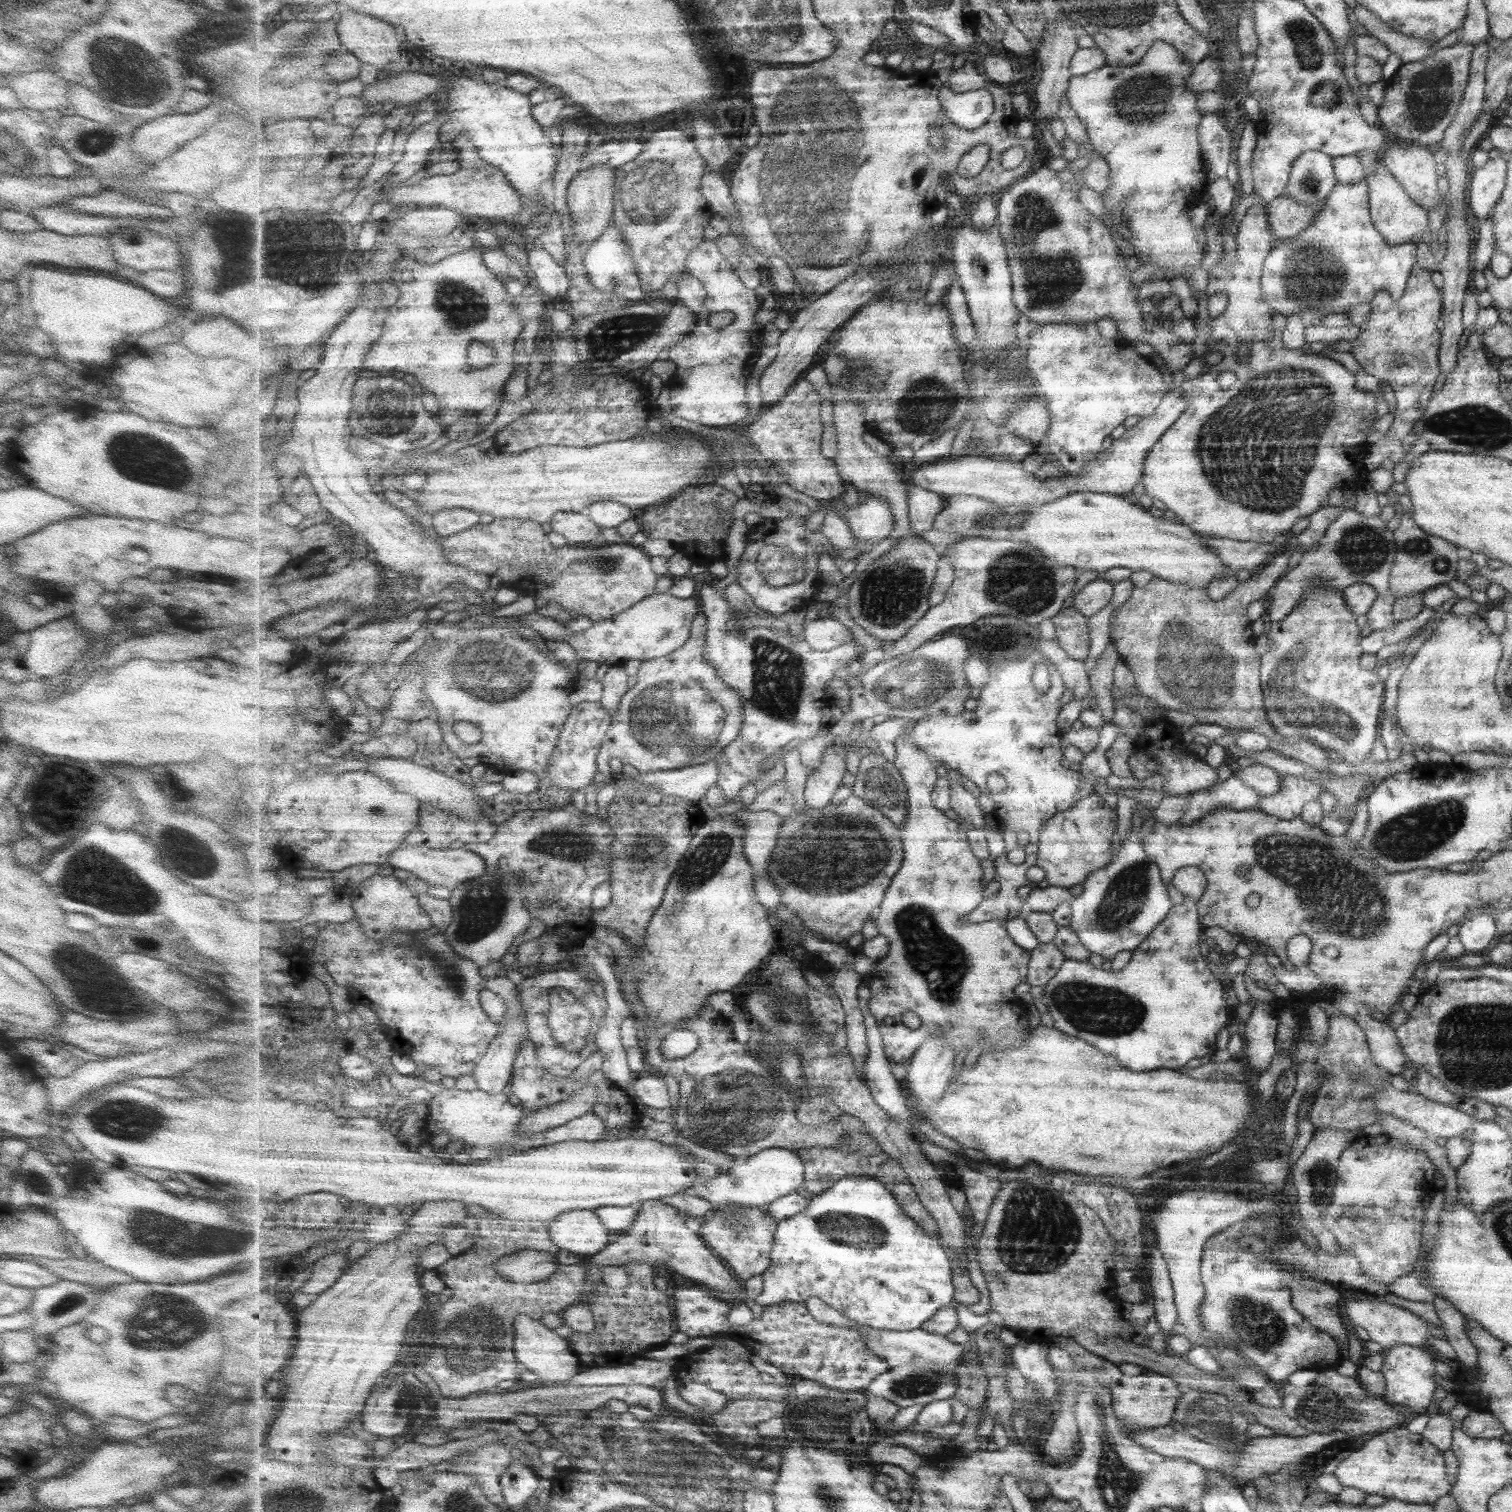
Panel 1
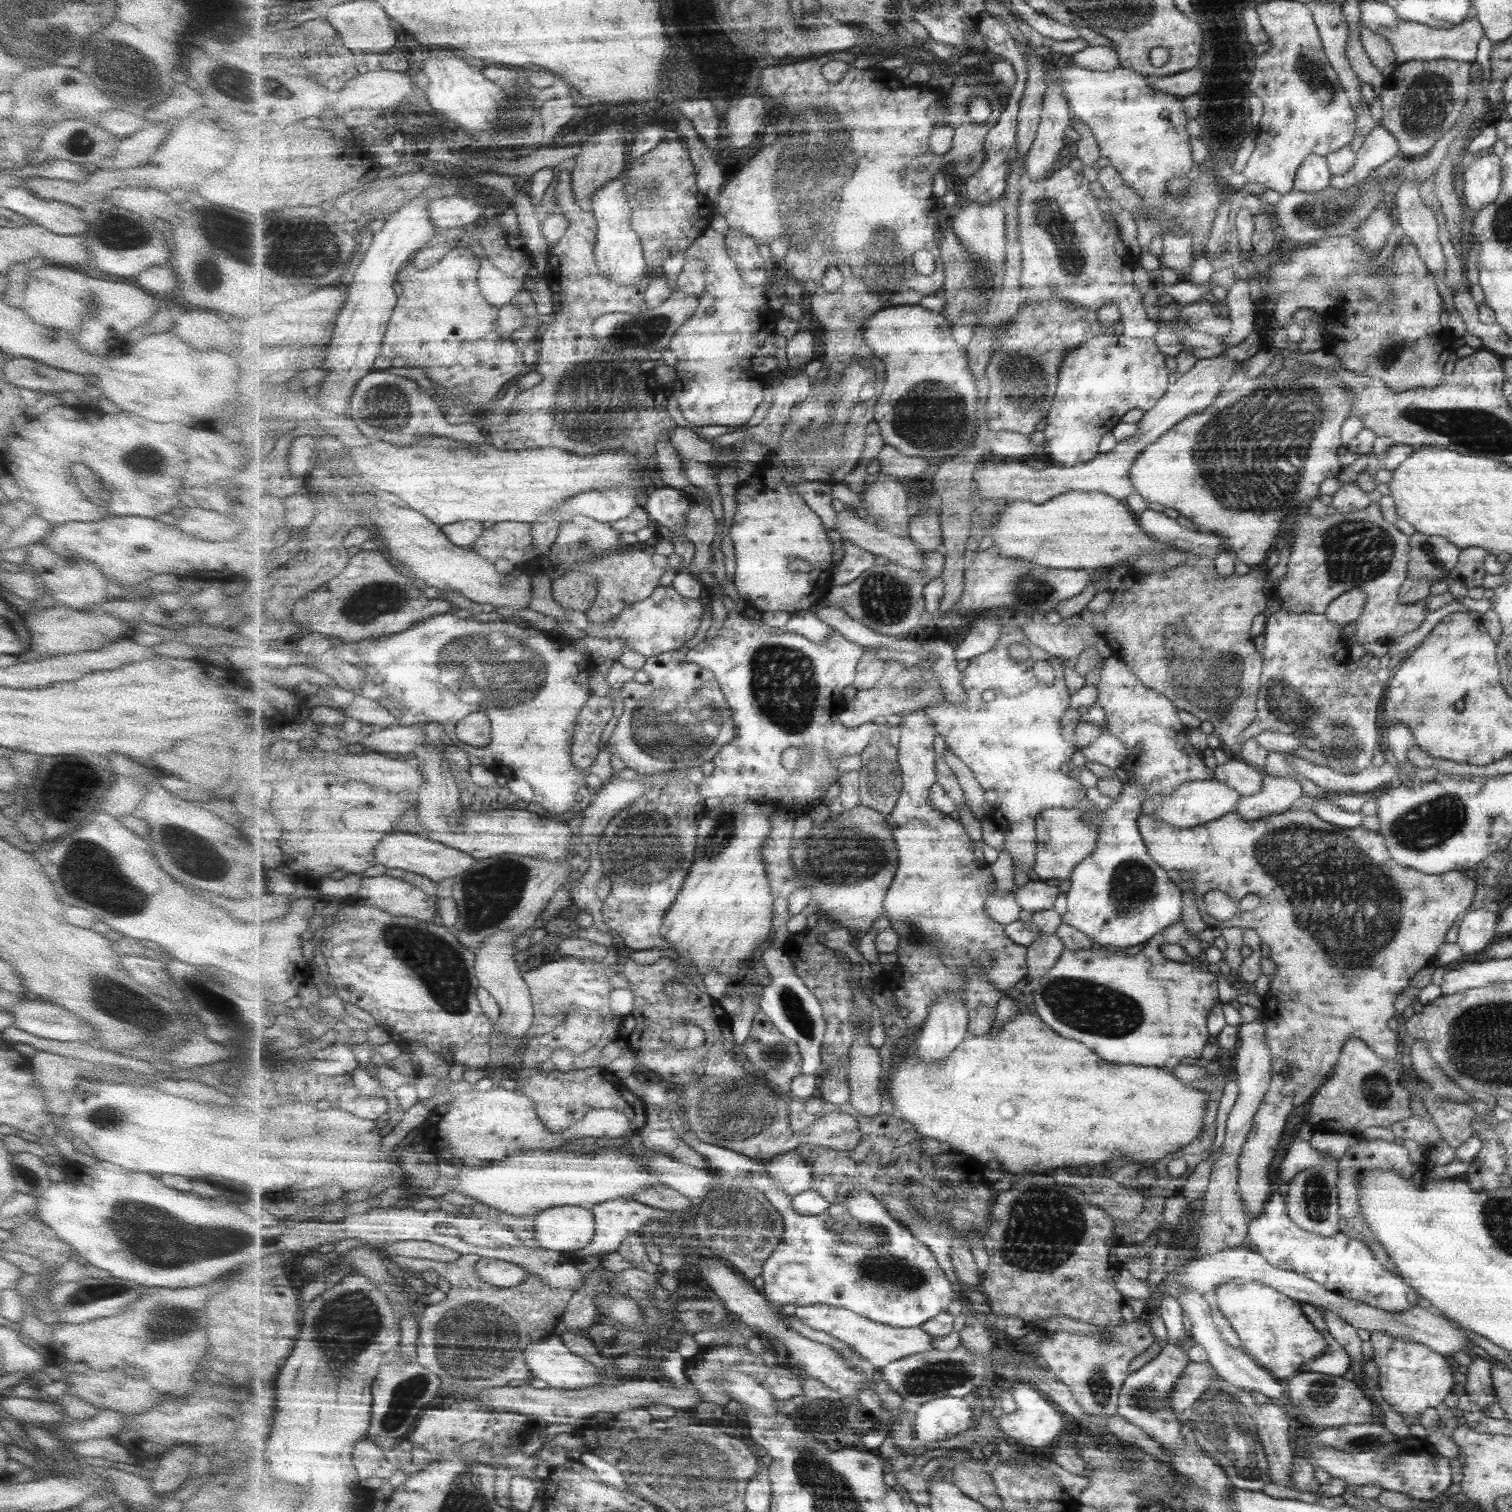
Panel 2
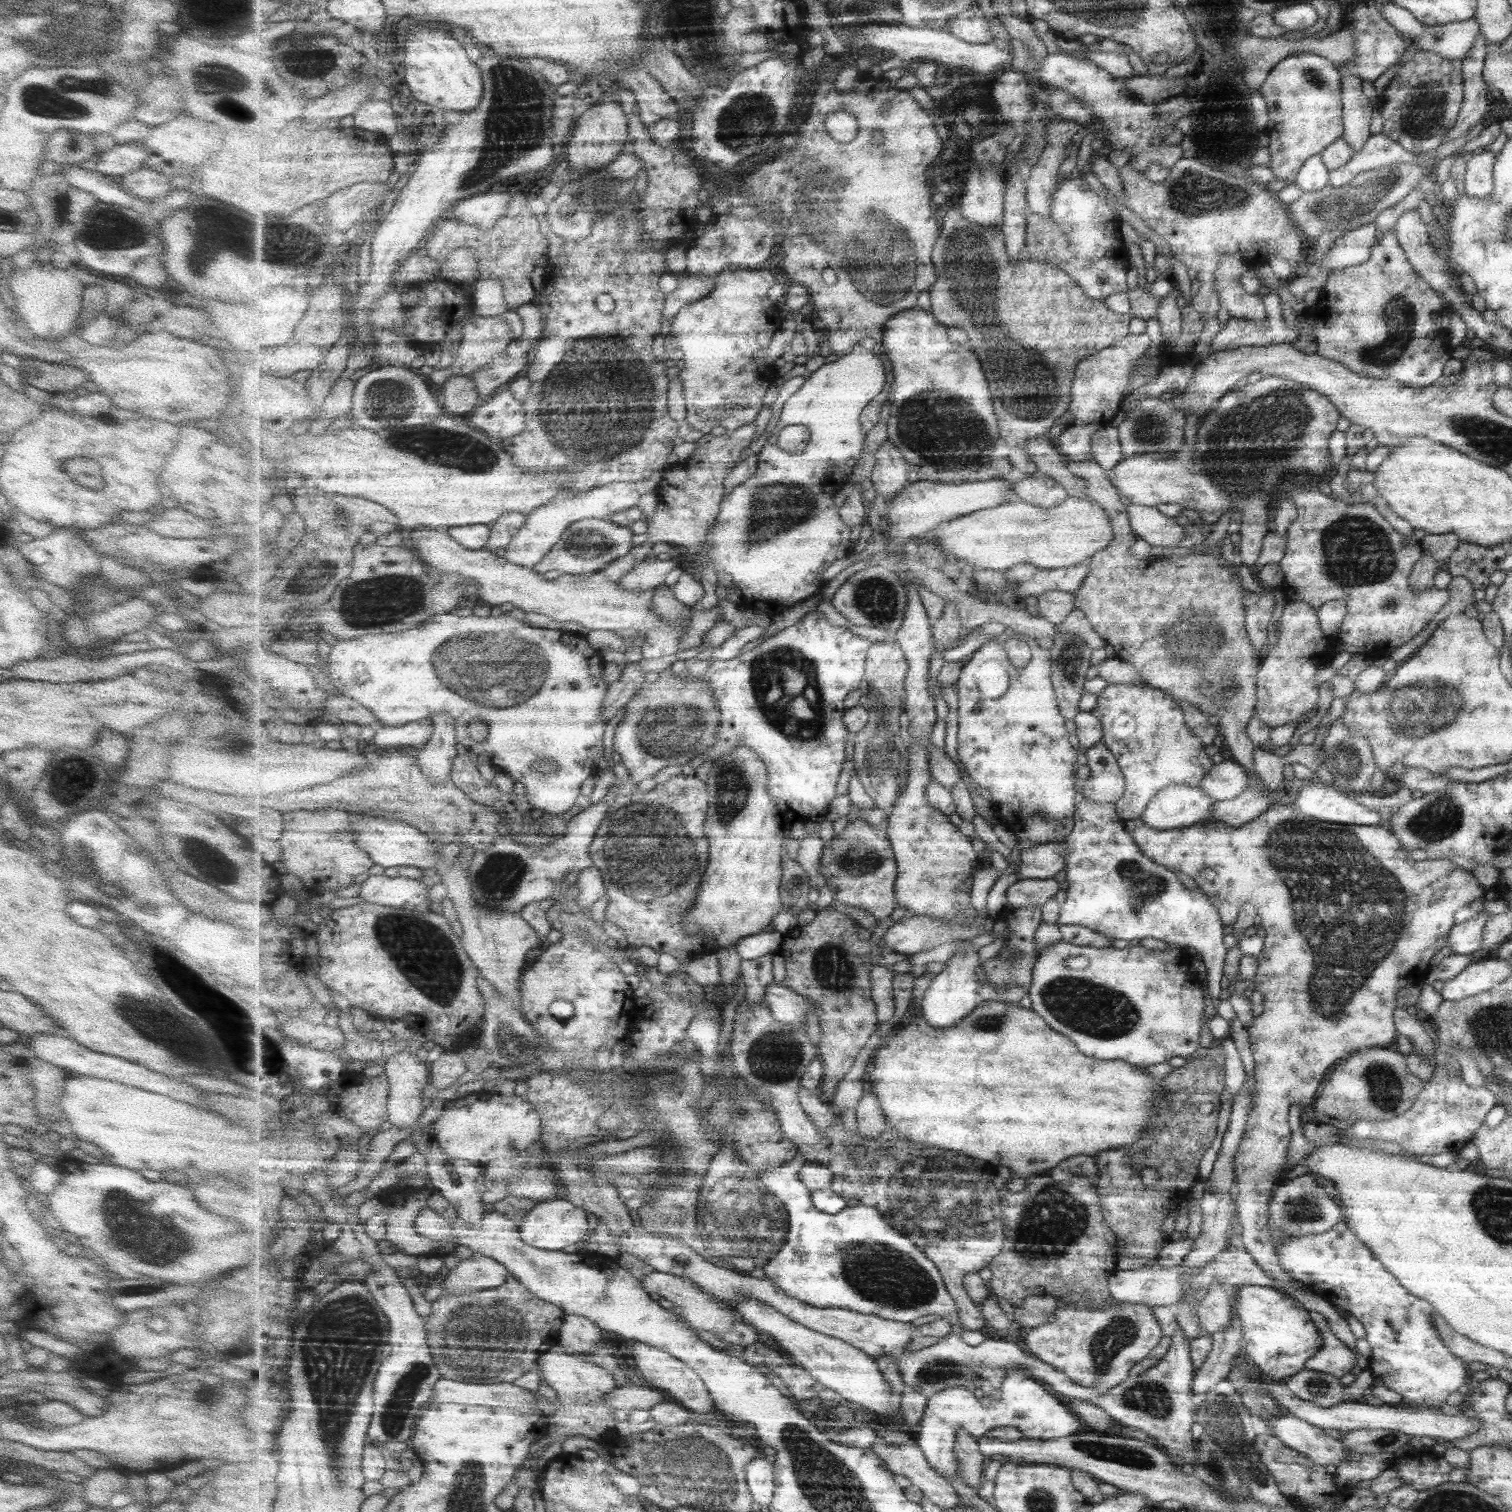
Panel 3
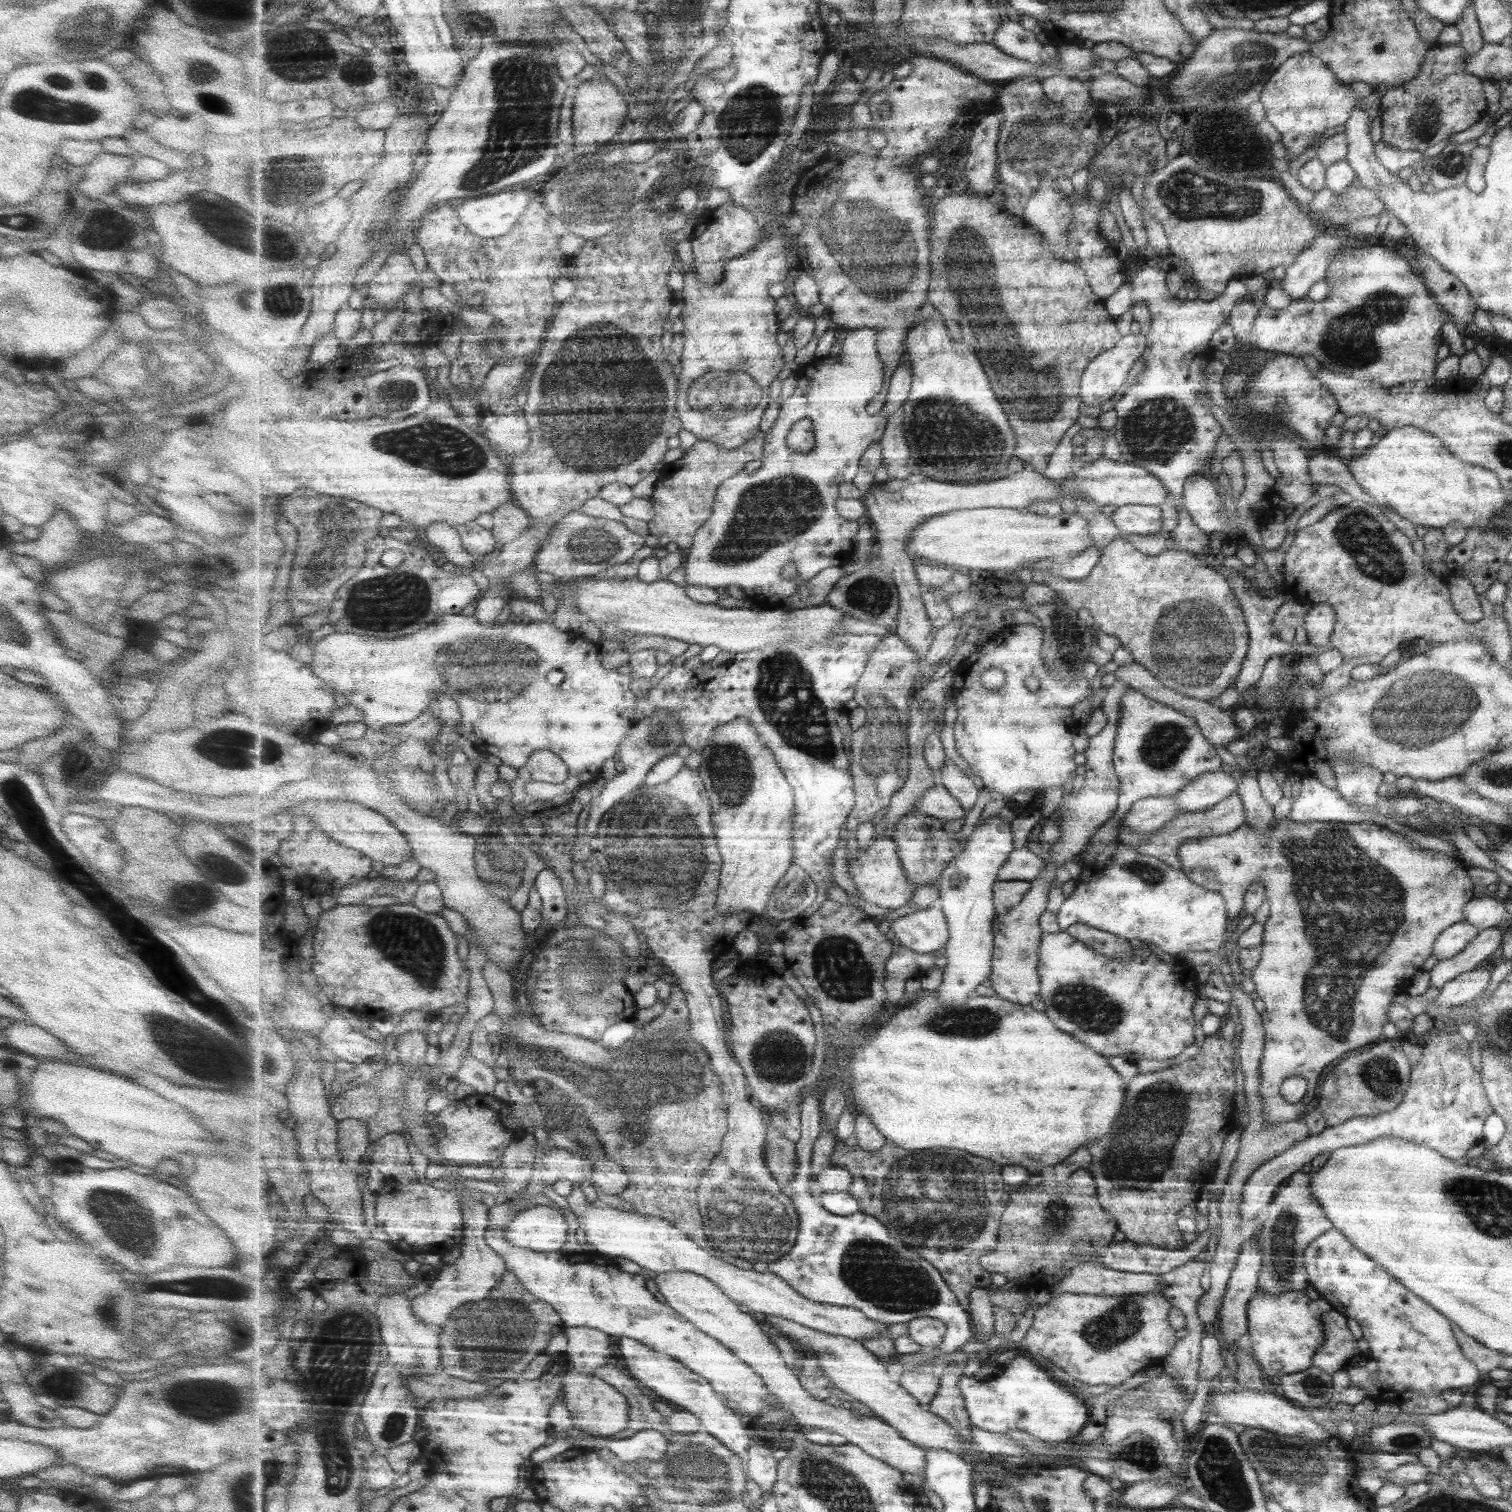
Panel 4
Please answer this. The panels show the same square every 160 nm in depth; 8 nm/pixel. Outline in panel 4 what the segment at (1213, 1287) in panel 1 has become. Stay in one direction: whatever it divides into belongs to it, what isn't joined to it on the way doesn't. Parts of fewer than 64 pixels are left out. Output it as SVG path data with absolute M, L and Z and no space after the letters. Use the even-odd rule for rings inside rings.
M1288 1290L1273 1296L1267 1293L1256 1292L1247 1302L1247 1334L1251 1342L1251 1357L1259 1366L1259 1371L1268 1376L1281 1377L1283 1374L1294 1374L1311 1367L1311 1358L1321 1346L1324 1339L1322 1314L1328 1312L1331 1306L1322 1298L1309 1299L1303 1291Z

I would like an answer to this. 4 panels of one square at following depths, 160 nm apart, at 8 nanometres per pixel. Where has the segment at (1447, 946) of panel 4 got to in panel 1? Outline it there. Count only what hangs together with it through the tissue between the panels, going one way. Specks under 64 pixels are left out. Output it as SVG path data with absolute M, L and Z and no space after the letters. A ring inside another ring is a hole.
M1474 914L1459 926L1456 938L1465 953L1479 952L1488 946L1496 933L1494 919L1492 914Z

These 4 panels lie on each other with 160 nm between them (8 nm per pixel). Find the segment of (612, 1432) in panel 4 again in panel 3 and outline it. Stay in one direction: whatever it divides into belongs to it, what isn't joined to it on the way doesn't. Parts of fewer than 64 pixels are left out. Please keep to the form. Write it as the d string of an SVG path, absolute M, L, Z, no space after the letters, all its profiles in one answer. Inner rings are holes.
M559 1345L554 1347L549 1353L543 1354L538 1361L539 1375L542 1382L549 1385L551 1389L556 1391L559 1400L559 1409L556 1413L548 1417L548 1430L555 1430L554 1438L559 1436L593 1436L593 1438L601 1438L606 1436L605 1432L613 1430L613 1426L617 1421L613 1420L609 1405L606 1403L607 1395L618 1389L615 1382L615 1374L607 1372L605 1368L597 1364L589 1364L581 1358L575 1358L572 1354L563 1352Z

